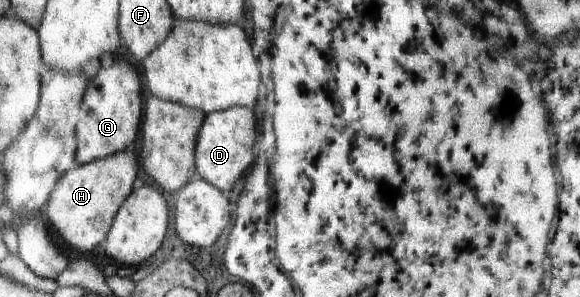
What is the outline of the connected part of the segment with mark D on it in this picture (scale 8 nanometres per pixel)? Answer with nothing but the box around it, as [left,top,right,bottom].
[195,107,256,196]

